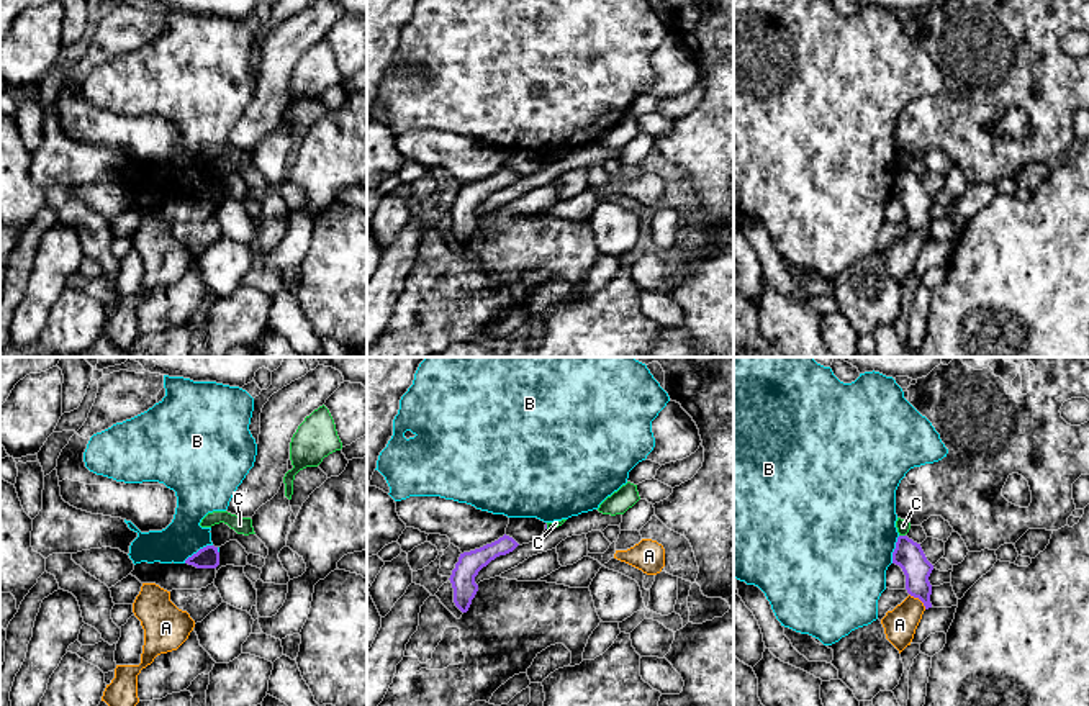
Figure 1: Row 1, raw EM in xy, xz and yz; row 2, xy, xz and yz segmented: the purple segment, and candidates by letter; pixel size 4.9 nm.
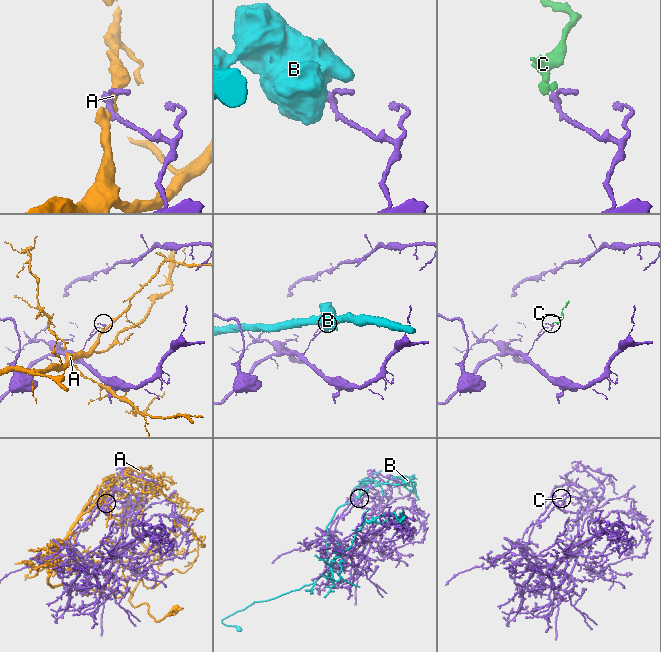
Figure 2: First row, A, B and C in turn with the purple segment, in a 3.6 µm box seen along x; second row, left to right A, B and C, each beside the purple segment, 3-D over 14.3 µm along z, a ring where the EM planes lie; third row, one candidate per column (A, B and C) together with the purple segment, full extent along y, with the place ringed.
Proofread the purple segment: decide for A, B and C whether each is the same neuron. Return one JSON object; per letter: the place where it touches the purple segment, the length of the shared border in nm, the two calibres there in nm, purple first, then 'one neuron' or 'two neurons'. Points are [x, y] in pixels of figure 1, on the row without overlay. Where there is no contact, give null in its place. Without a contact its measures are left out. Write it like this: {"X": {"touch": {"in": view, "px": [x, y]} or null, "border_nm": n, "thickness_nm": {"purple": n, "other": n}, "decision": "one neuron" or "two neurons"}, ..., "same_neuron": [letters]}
{"A": {"touch": {"in": "yz", "px": [919, 231]}, "border_nm": 120, "thickness_nm": {"purple": 140, "other": 160}, "decision": "two neurons"}, "B": {"touch": {"in": "xy", "px": [198, 184]}, "border_nm": 170, "thickness_nm": {"purple": 110, "other": 190}, "decision": "two neurons"}, "C": {"touch": {"in": "yz", "px": [903, 169]}, "border_nm": 30, "thickness_nm": {"purple": 140, "other": 70}, "decision": "two neurons"}, "same_neuron": []}

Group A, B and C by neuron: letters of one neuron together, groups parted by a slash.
A / B / C

